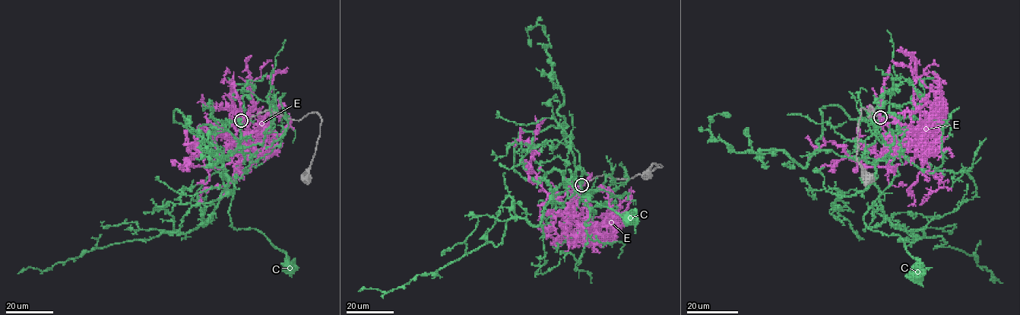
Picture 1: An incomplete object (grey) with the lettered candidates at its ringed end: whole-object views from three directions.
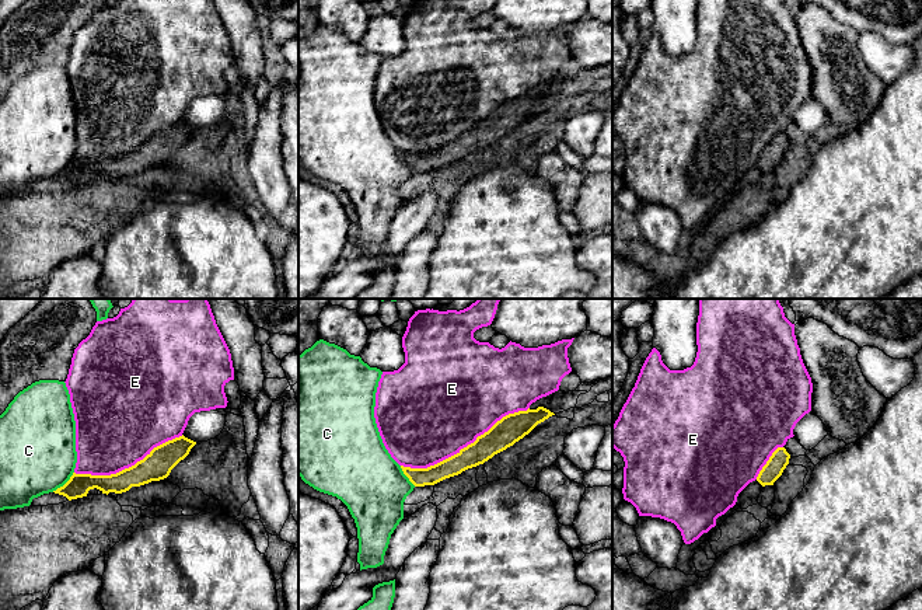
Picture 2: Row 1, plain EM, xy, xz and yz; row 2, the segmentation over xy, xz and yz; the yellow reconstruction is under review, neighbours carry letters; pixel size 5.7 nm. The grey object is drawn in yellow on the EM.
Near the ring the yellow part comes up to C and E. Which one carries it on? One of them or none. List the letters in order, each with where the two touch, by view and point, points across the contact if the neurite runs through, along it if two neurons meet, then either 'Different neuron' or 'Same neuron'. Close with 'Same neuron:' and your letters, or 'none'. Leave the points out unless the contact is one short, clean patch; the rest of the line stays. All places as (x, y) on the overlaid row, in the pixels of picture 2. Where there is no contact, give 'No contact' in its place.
C: Touches yellow at xy (65, 484). Different neuron
E: Touches yellow at xz (464, 448). Different neuron
Same neuron: none

